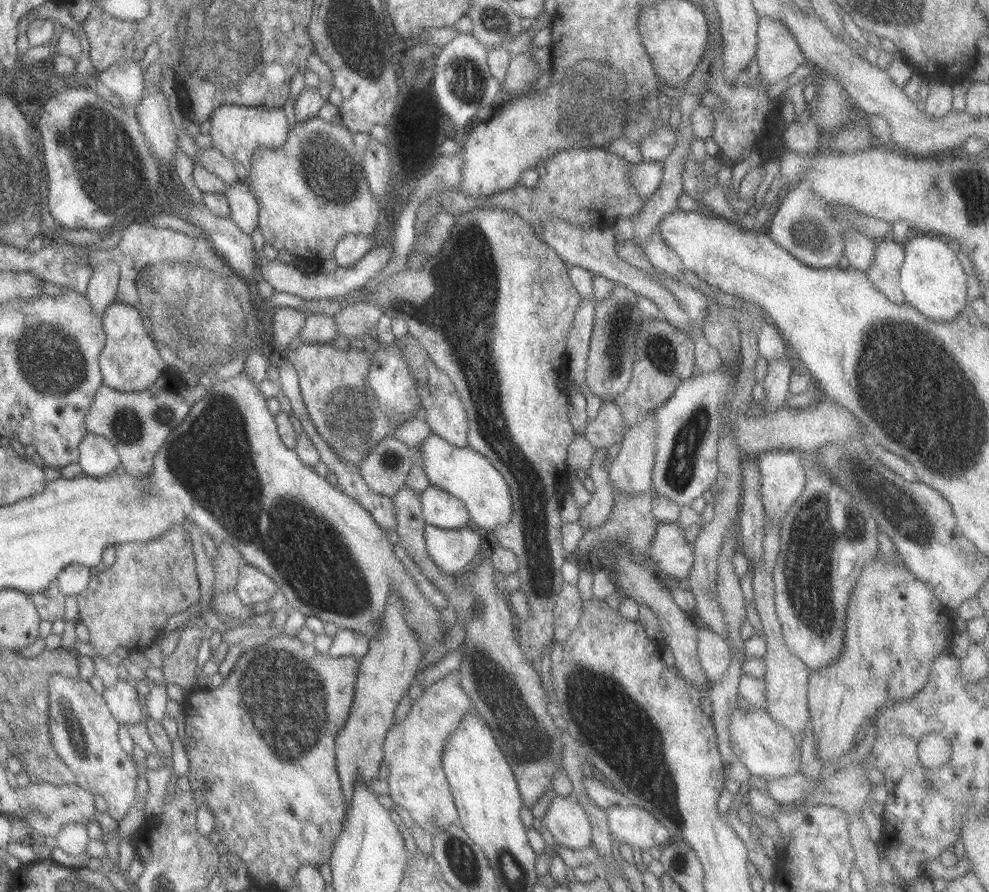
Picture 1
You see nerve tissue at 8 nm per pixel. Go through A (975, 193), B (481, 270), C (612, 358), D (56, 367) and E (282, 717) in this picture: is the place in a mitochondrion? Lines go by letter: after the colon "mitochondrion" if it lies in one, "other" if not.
A: mitochondrion
B: mitochondrion
C: mitochondrion
D: mitochondrion
E: mitochondrion

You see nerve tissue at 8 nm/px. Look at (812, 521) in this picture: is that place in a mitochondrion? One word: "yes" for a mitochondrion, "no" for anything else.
yes

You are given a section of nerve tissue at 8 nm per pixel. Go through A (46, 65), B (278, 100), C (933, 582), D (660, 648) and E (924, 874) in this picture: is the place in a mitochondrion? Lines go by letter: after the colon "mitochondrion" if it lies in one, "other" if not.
A: other
B: other
C: other
D: other
E: other

